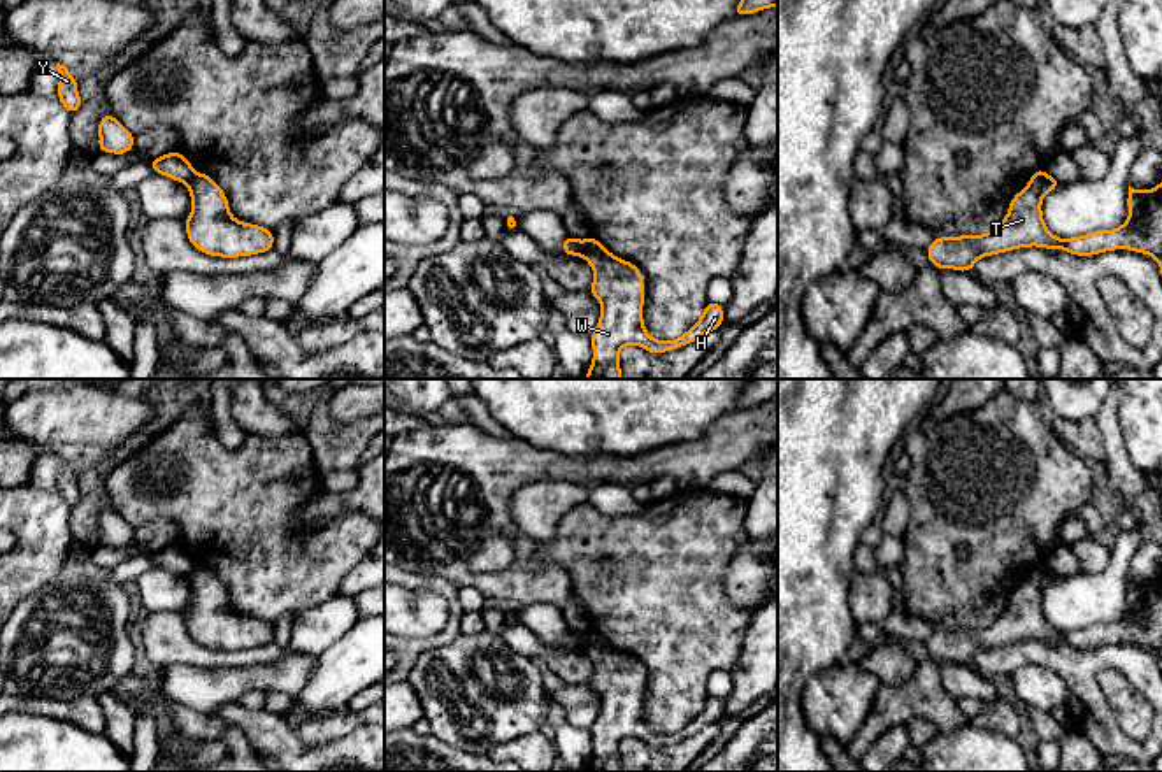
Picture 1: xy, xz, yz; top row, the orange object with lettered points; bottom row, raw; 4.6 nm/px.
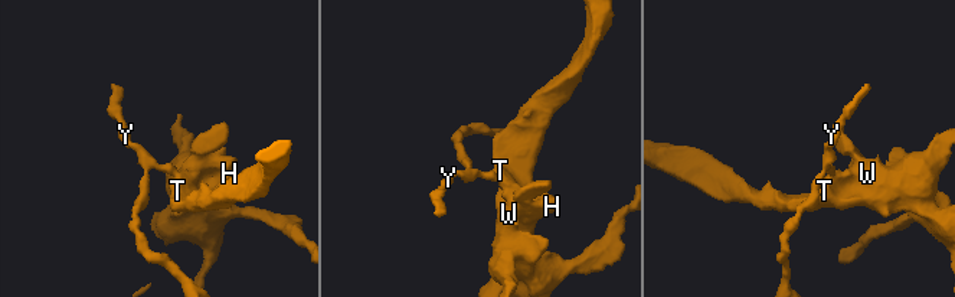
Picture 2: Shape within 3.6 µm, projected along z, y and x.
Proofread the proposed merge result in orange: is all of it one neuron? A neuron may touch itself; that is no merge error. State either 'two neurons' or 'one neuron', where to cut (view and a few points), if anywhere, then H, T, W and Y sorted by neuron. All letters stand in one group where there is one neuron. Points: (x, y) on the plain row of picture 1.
two neurons; cut in xz along (585, 634), (581, 648); H T W / Y

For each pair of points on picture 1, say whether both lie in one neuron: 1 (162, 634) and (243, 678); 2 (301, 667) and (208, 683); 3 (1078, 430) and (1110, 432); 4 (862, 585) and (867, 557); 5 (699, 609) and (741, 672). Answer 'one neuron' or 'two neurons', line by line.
1: two neurons
2: one neuron
3: two neurons
4: one neuron
5: two neurons

